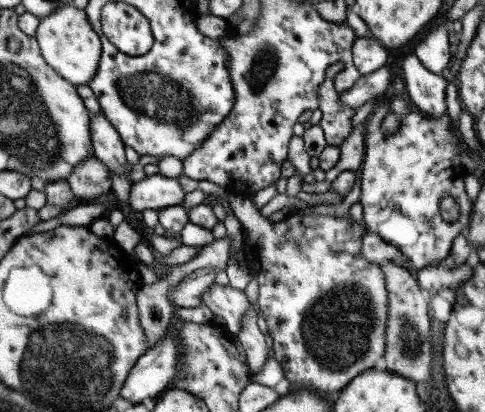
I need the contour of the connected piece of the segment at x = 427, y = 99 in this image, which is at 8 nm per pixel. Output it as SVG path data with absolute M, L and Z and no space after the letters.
M413 54L401 60L401 79L407 91L408 100L417 110L427 116L446 114L445 87L448 80L444 75L429 72Z

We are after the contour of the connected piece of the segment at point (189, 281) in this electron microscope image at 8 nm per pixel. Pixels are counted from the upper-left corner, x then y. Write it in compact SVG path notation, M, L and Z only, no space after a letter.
M214 268L195 269L179 281L175 287L169 287L166 296L173 304L183 308L199 306L201 294L214 283L215 277Z

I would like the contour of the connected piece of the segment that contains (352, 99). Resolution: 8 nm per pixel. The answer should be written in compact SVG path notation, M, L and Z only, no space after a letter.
M383 65L366 75L360 75L349 90L339 93L339 100L349 108L355 109L364 102L372 101L391 86L389 66Z

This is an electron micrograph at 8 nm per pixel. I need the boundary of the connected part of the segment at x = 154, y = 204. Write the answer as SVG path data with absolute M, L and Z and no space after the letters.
M155 173L131 184L128 205L133 211L157 211L168 206L180 205L184 194L176 178Z

